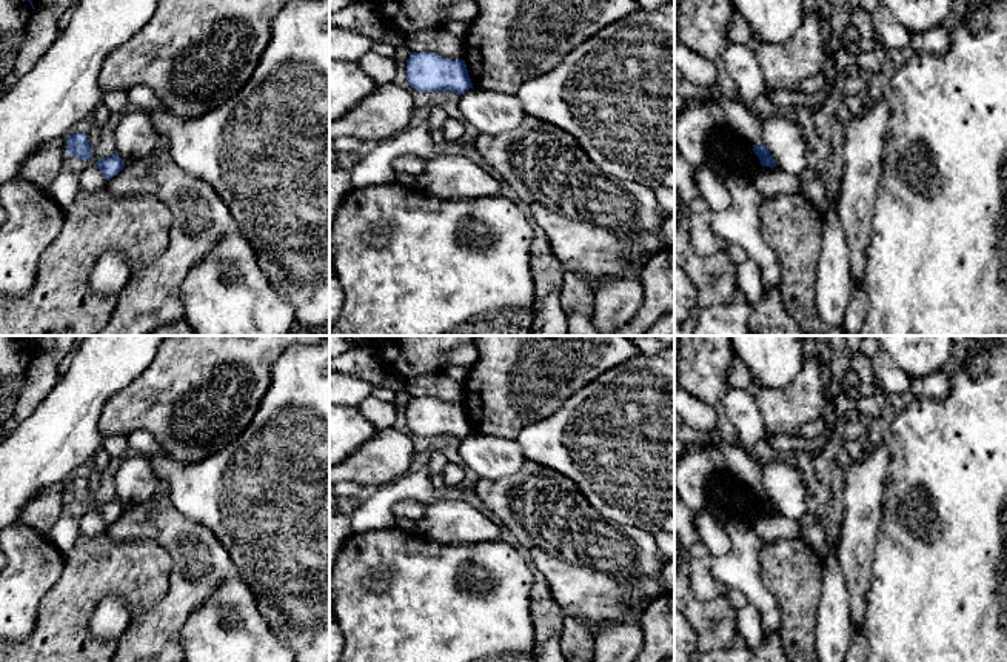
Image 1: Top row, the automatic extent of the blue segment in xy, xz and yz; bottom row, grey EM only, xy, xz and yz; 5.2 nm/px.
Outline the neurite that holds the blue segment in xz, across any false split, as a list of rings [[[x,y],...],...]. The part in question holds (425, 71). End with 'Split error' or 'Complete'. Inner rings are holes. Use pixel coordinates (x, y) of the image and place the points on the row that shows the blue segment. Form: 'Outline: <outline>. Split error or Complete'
Outline: [[[411,52],[406,60],[406,82],[422,92],[451,91],[463,94],[473,88],[465,62],[434,52]]]. Complete

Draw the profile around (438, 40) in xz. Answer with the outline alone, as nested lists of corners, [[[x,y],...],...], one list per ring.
[[[443,28],[422,29],[406,35],[406,46],[413,52],[434,52],[445,59],[460,60],[465,43]]]

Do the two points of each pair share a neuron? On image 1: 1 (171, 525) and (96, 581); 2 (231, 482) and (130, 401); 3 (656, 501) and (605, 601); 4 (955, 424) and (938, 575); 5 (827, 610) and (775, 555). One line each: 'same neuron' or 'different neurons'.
1: different neurons
2: different neurons
3: different neurons
4: same neuron
5: different neurons

